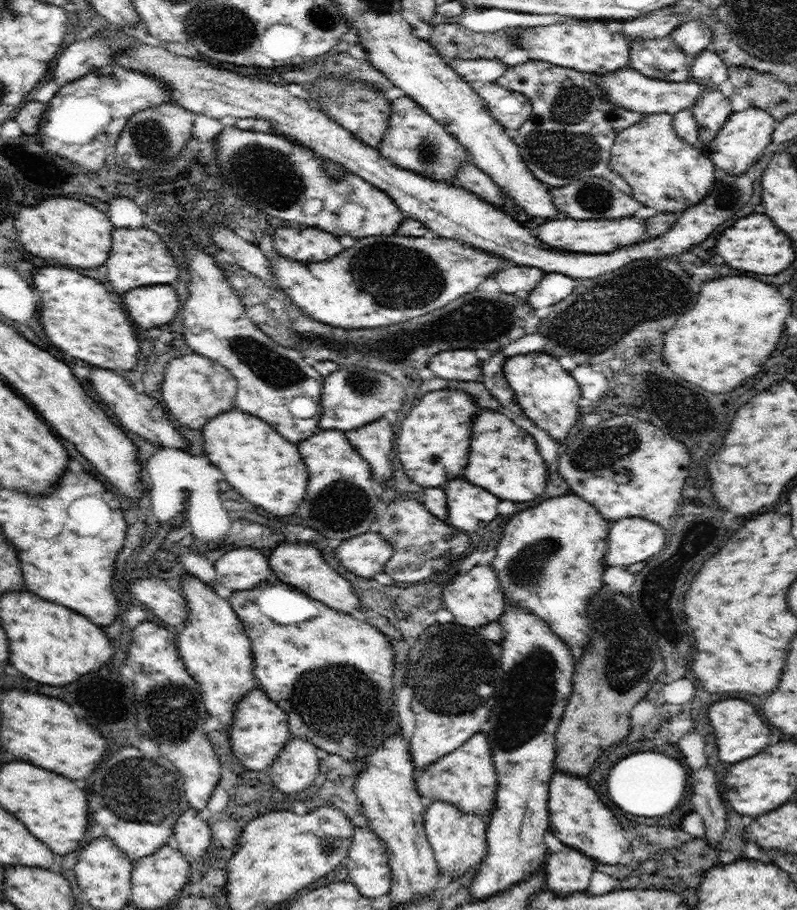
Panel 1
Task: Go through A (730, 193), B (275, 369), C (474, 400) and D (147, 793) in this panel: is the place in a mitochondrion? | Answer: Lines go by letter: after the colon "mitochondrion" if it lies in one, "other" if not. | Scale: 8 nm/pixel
A: mitochondrion
B: mitochondrion
C: other
D: mitochondrion

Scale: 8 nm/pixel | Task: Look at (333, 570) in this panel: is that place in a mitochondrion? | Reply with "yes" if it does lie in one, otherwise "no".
no

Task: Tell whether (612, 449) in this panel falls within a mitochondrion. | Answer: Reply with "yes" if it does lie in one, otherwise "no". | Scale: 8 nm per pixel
yes

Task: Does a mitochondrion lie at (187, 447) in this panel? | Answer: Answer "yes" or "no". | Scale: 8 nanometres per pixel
no

